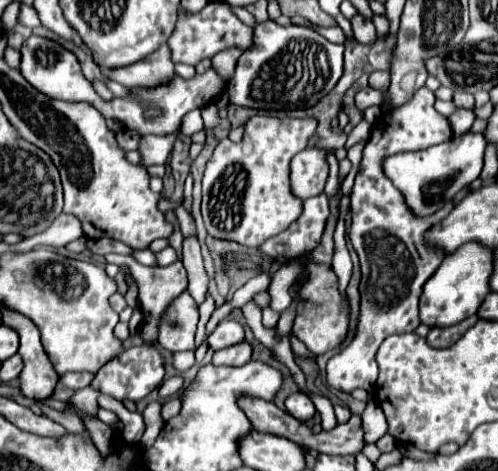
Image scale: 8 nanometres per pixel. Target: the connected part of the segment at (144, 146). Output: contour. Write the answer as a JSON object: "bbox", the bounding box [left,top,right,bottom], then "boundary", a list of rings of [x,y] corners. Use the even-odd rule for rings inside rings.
{"bbox":[139,129,179,165],"boundary":[[[179,129],[171,135],[147,135],[141,139],[141,145],[139,145],[139,151],[143,155],[143,165],[153,165],[153,163],[165,163],[165,159],[169,157],[171,149],[173,149],[173,143],[179,135]]]}

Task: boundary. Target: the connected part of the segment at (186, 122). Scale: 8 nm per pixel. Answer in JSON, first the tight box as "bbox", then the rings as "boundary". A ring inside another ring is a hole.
{"bbox":[181,109,203,135],"boundary":[[[195,109],[195,111],[189,111],[185,117],[183,117],[183,123],[181,123],[181,131],[185,135],[193,135],[197,131],[203,129],[203,119],[201,119],[201,111]]]}

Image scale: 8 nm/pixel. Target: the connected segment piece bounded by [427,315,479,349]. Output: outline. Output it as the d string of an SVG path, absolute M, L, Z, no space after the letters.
M477 315L465 319L463 323L459 325L451 325L451 327L435 327L429 331L427 335L427 343L431 347L437 347L437 349L445 349L445 347L451 347L455 341L459 341L467 329L471 329L475 323L479 321Z

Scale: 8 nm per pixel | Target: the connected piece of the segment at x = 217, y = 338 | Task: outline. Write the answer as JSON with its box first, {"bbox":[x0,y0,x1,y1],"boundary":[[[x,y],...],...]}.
{"bbox":[207,319,245,351],"boundary":[[[223,319],[215,327],[215,331],[209,335],[207,341],[217,351],[217,349],[223,349],[223,347],[231,347],[231,345],[243,341],[243,339],[245,339],[243,327],[237,321],[233,321],[233,319]]]}

